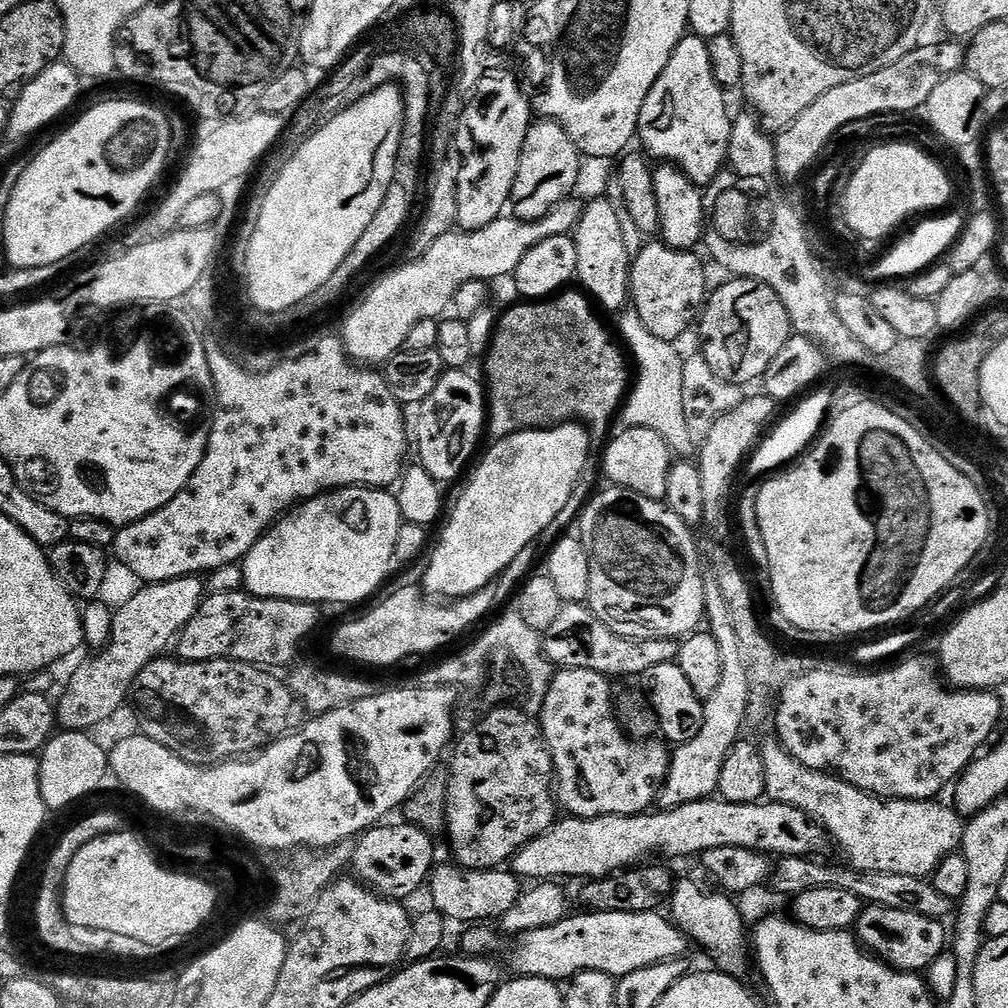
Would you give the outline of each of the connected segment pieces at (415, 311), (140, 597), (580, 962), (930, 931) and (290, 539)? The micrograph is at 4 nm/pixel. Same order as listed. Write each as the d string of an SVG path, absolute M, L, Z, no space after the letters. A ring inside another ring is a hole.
M569 198L558 206L554 206L554 210L550 210L550 214L546 214L541 220L518 220L511 214L505 214L500 219L490 222L490 226L486 226L482 230L447 232L442 238L438 238L438 242L434 242L434 246L430 246L430 250L426 250L426 254L416 256L409 264L404 264L401 268L386 273L365 294L364 301L344 320L342 339L345 352L361 366L387 364L390 357L395 356L403 349L406 334L410 334L410 330L414 330L414 326L418 326L418 322L443 317L447 313L444 311L449 311L452 308L452 299L456 297L462 286L466 286L466 282L474 282L475 280L495 282L499 276L511 277L515 273L518 262L522 262L522 258L526 258L526 254L530 250L534 250L534 246L538 246L538 242L551 236L569 235L575 229L576 223L580 221L581 211L581 201L578 202L576 198Z
M183 576L170 582L161 584L149 584L141 587L140 592L131 598L125 605L119 605L115 609L112 618L112 637L108 639L105 648L95 653L93 660L88 660L68 680L60 700L55 701L56 719L61 729L69 732L88 732L96 730L99 724L104 724L120 707L124 700L129 699L132 683L142 674L142 670L151 660L157 659L164 647L171 645L179 637L180 630L185 628L194 618L194 614L200 608L200 602L206 595L206 584L200 576Z
M580 910L577 916L569 914L554 926L522 932L513 943L516 944L512 948L513 973L568 982L586 970L598 970L619 978L663 960L679 960L690 948L690 941L667 915L660 915L659 911L622 914Z
M877 904L864 907L856 920L854 935L873 956L899 972L923 973L946 951L950 940L949 929L934 918L922 914L909 914L906 910L890 910Z
M342 488L305 500L276 521L242 561L244 585L254 596L301 600L307 604L356 604L372 596L394 568L394 542L402 523L400 507L391 491Z

